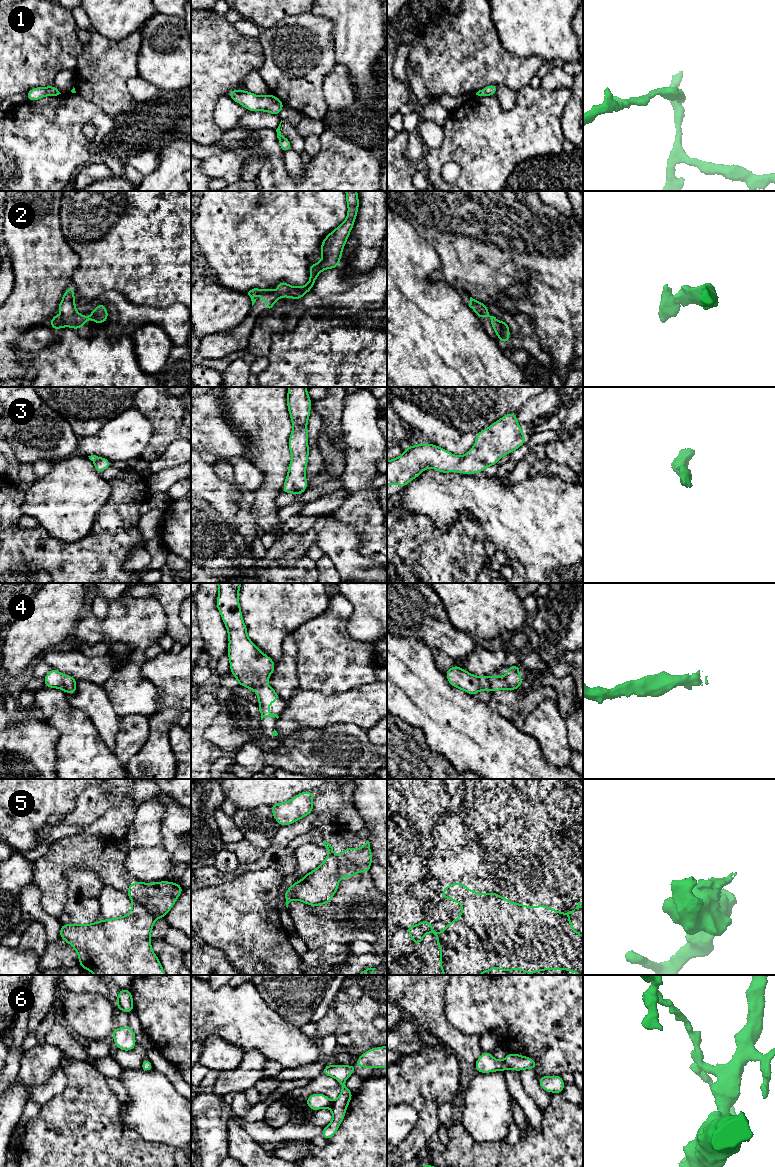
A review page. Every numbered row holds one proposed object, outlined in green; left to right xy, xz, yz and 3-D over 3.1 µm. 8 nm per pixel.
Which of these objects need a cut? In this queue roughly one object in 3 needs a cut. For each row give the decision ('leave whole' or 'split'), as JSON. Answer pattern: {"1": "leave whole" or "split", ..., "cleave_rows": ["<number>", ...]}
{"1": "leave whole", "2": "leave whole", "3": "leave whole", "4": "leave whole", "5": "split", "6": "leave whole", "cleave_rows": ["5"]}

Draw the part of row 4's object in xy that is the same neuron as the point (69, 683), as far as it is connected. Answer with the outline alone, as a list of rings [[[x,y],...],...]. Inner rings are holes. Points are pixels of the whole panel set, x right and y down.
[[[51,669],[44,676],[44,686],[62,689],[67,694],[75,694],[77,680],[71,675],[64,675],[56,669]]]

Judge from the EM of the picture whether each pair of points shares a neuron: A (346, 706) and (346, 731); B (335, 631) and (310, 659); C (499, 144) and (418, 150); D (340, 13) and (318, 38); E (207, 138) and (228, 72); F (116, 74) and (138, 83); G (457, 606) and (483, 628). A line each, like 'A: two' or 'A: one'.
A: two
B: one
C: two
D: two
E: one
F: two
G: one

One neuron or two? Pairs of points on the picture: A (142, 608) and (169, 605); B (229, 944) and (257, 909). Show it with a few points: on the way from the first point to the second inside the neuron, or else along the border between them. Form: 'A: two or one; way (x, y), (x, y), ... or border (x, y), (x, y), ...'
A: two; border (153, 596), (160, 604), (166, 616), (166, 629)
B: one; way (238, 935), (244, 929), (244, 922), (248, 918)

